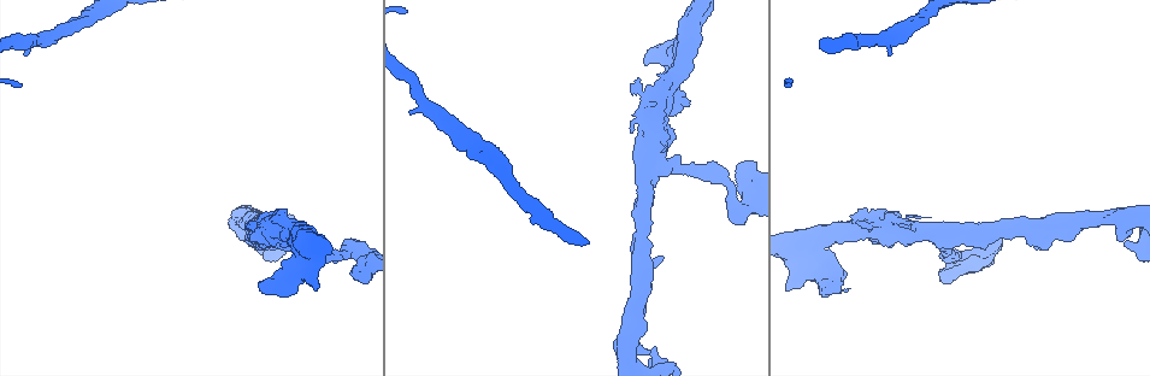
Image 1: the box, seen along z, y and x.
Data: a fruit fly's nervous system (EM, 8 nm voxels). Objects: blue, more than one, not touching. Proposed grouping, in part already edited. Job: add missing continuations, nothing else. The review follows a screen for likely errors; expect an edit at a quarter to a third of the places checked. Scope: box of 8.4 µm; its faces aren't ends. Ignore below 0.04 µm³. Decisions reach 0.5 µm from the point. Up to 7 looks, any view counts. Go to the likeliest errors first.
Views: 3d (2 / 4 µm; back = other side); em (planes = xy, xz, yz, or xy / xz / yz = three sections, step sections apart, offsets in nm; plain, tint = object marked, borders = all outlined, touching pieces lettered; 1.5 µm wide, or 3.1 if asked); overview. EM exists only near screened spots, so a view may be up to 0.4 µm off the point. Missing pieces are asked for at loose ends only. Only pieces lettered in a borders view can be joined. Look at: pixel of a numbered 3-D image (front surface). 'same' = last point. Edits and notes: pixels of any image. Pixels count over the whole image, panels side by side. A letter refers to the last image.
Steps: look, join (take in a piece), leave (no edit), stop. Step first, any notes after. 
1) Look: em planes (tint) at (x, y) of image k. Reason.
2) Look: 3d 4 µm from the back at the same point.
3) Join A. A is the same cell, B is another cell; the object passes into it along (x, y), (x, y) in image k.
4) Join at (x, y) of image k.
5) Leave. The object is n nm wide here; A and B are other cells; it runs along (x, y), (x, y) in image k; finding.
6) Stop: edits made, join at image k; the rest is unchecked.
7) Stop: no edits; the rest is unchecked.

Look: 3d 2 µm at (25, 56) of image 1.

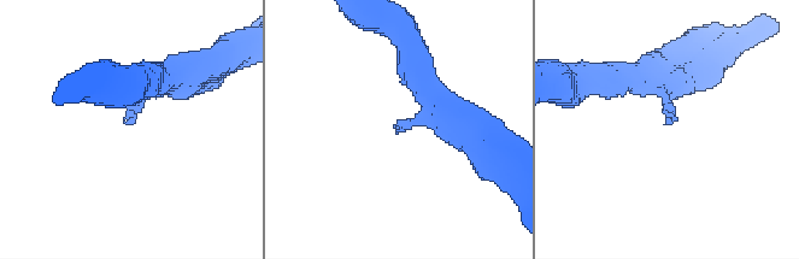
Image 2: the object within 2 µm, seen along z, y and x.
Look: em xz step 8 (borders) at (670, 124) of image 2. Need the tissue.

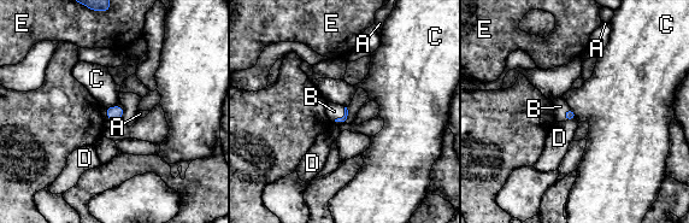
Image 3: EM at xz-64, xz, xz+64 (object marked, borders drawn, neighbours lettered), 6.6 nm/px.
Join B. The longest contact is with B, 80 nm; B is the same cell, A, C, D and E are other cells; the object passes into it along (569, 115), (564, 113), (560, 106) in image 3; it goes on there.

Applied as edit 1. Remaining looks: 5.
Look: overview. See it whole again.

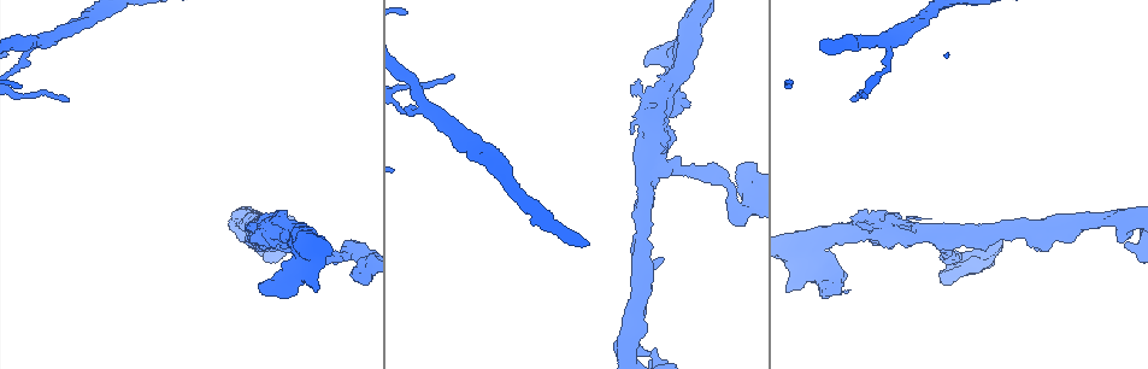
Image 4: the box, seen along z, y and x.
Look: em yz step 4 (borders) at (664, 258) of image 4. Branch stops here.

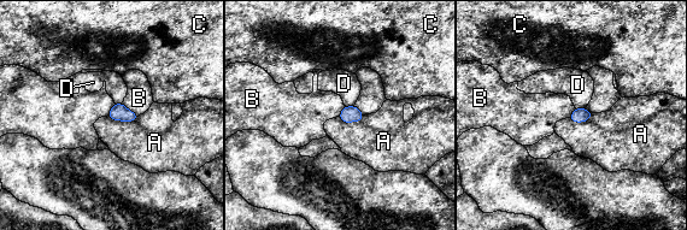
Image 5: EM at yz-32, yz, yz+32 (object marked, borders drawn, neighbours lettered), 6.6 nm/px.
Look: em planes (borders) at the same point. Another direction.

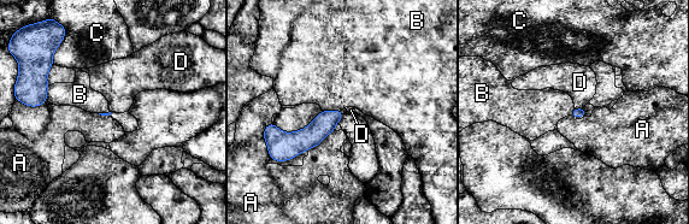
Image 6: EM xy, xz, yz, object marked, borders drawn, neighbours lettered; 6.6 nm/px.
Leave. A, B, C and D are other cells; a border runs along (575, 107), (582, 108) in image 6; no lettered piece goes on from it.

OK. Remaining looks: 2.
Look: em planes (tint) at (243, 242) of image 4. Free end.

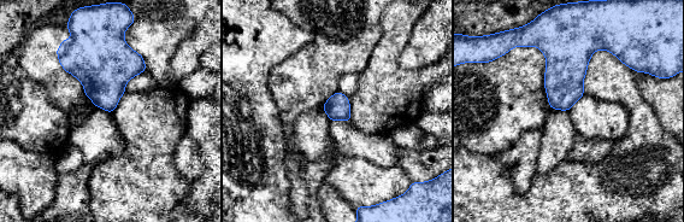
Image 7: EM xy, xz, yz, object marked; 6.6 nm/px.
Look: em planes (borders) at the same point. What lies round it.

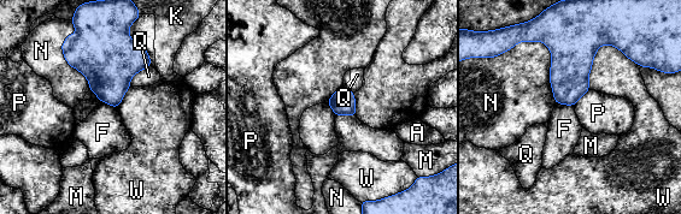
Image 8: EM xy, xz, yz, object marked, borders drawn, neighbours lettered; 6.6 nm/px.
Leave. A, F, K, M, N, P, Q and W are other cells; a border runs along (556, 102), (573, 106) in image 8; none of them fits.

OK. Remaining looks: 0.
Stop: edits made, join at image 3; the rest is unchecked.

